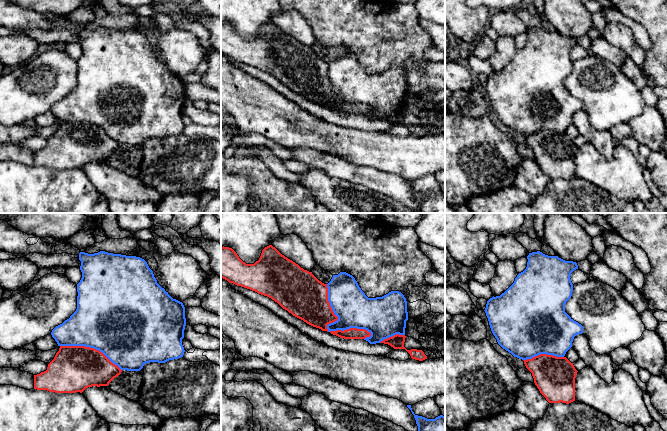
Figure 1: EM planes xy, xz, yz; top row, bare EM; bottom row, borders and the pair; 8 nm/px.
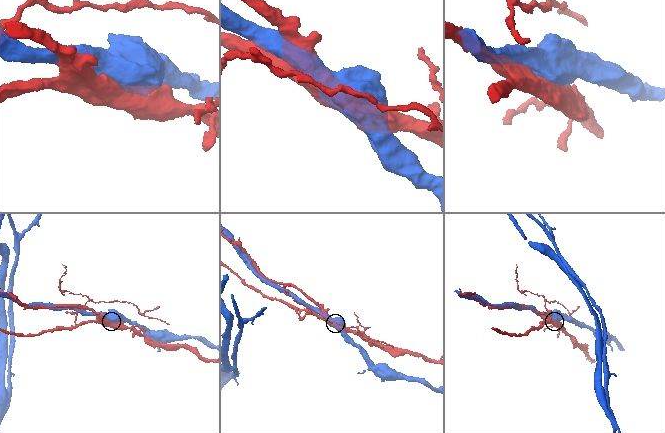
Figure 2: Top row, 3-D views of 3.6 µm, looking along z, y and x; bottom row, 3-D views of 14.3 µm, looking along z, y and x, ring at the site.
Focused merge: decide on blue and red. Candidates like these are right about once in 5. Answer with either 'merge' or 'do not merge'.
do not merge

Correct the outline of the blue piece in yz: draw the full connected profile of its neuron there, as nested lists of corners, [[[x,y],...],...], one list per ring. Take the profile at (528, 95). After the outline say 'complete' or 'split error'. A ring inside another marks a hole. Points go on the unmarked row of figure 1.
[[[540,27],[529,29],[527,35],[526,45],[517,51],[514,59],[500,72],[493,72],[487,77],[484,87],[491,107],[498,120],[519,135],[532,135],[540,130],[564,133],[572,123],[574,113],[583,109],[583,102],[565,88],[565,80],[573,68],[570,52],[578,45],[578,41],[576,38],[565,37],[558,32],[548,32]]]; complete

